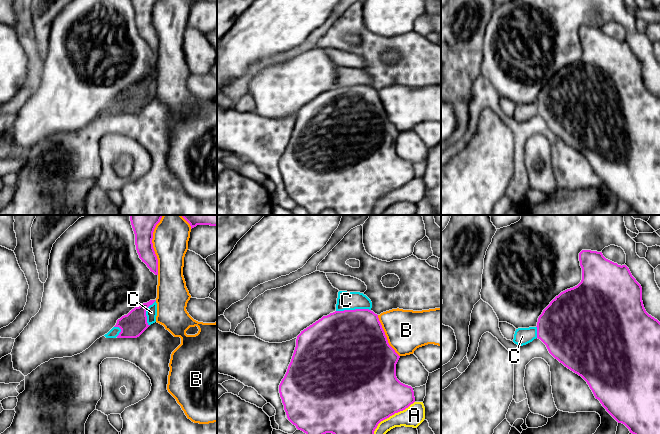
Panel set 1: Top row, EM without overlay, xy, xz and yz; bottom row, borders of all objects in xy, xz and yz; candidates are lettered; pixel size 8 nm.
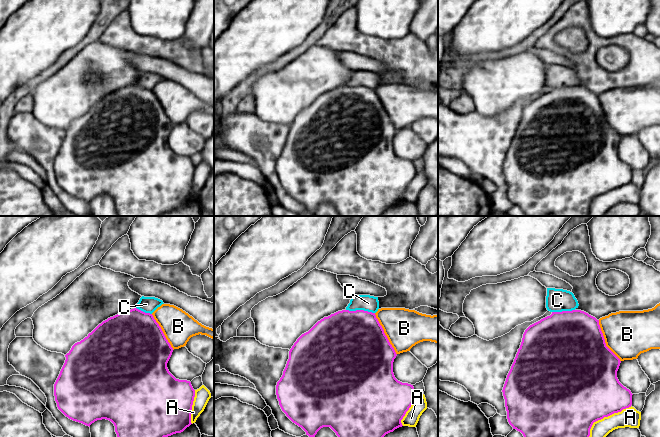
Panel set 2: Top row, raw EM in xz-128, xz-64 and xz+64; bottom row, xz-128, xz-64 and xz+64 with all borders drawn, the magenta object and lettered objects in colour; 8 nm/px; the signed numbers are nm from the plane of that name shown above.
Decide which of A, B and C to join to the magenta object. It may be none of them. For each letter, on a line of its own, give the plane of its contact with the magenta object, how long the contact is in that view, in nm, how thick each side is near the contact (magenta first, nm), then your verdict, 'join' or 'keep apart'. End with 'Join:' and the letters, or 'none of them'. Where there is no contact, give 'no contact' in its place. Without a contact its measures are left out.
A: meets magenta in xz; contact 420 nm long; 480 nm thick on the magenta side, 170 nm on the other; keep apart
B: meets magenta in xy; contact 480 nm long; 240 nm thick on the magenta side, 280 nm on the other; keep apart
C: meets magenta in xz; contact 280 nm long; 500 nm thick on the magenta side, 140 nm on the other; keep apart
Join: none of them

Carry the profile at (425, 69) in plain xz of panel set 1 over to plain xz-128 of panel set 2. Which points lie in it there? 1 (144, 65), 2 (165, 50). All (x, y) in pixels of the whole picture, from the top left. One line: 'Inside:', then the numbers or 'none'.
Inside: 2

